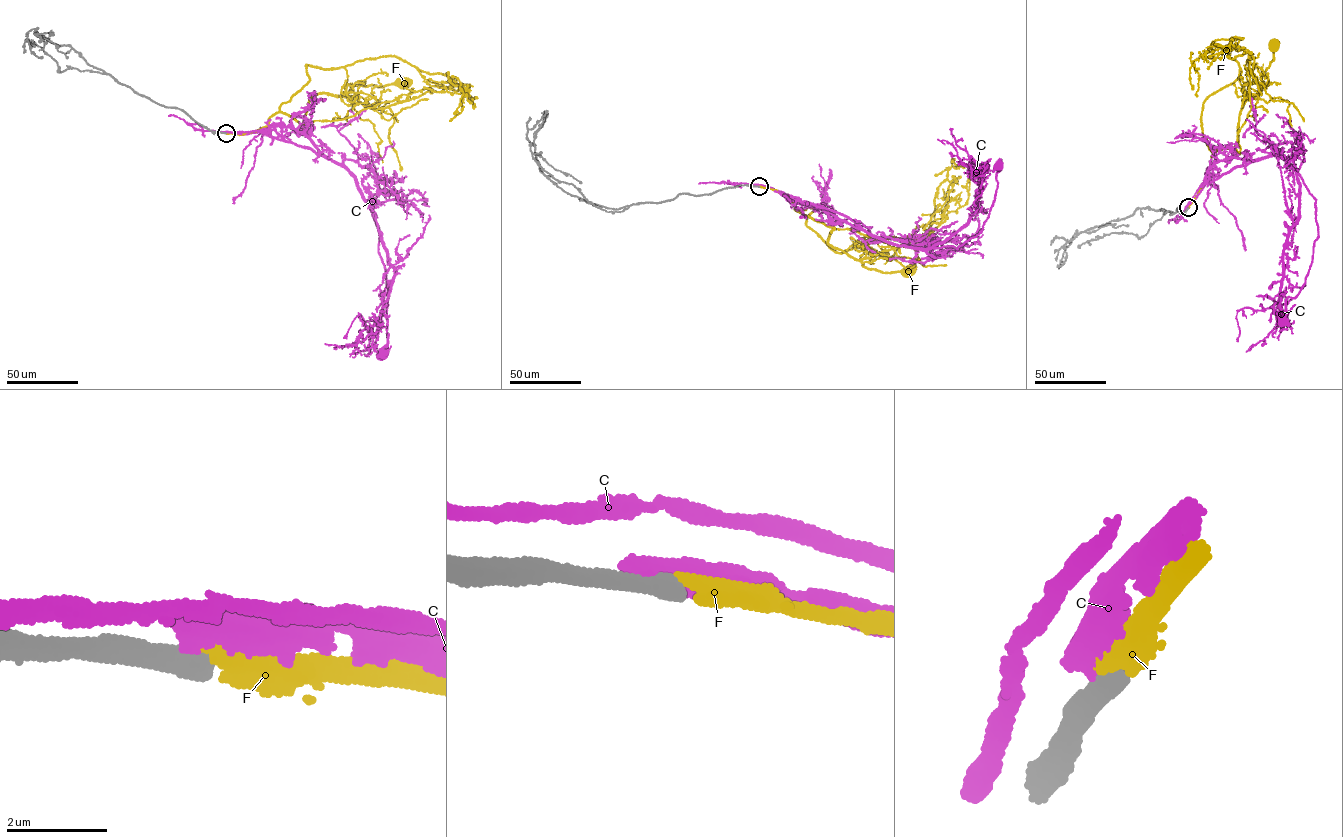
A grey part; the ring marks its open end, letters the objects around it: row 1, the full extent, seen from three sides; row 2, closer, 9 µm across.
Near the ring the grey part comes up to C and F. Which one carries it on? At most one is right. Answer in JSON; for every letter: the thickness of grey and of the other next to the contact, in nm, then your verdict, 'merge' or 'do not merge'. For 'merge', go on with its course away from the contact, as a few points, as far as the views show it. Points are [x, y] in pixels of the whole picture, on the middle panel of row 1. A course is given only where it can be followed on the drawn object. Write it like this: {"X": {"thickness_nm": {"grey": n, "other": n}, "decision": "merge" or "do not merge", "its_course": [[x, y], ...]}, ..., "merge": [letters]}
{"C": {"thickness_nm": {"grey": 500, "other": 650}, "decision": "do not merge"}, "F": {"thickness_nm": {"grey": 480, "other": 340}, "decision": "merge", "its_course": [[758, 186], [777, 190], [795, 203], [799, 212], [833, 227], [827, 242], [863, 266], [882, 272], [910, 270]]}, "merge": ["F"]}

